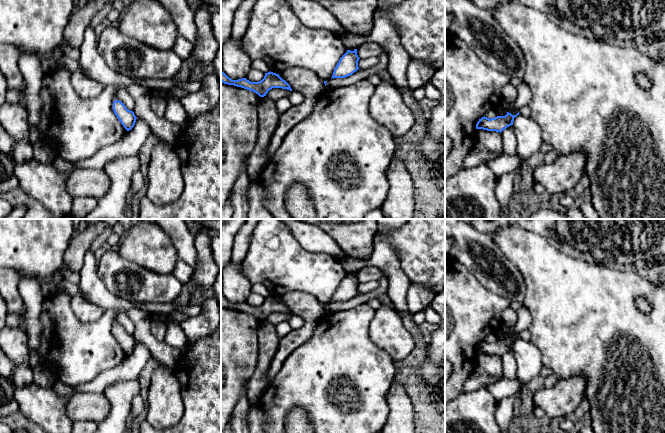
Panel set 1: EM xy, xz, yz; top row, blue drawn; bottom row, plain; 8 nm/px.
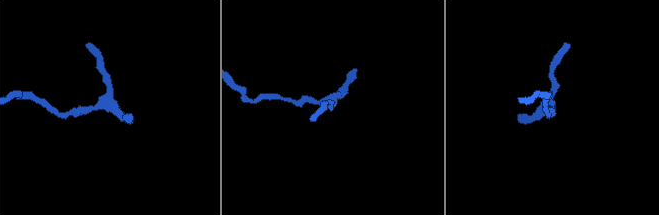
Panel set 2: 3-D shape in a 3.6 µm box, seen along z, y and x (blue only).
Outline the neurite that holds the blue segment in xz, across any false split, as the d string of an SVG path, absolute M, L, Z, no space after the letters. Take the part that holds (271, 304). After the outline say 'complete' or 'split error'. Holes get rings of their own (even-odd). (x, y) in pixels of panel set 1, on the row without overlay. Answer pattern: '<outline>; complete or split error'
M221 295L221 306L228 309L234 309L255 316L260 321L266 320L272 312L282 312L292 315L290 309L283 304L279 298L268 296L259 306L251 306L246 302L232 304L224 296Z; complete

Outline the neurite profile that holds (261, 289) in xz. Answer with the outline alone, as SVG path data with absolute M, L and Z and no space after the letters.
M260 283L252 284L251 292L255 294L259 294L264 297L268 297L271 295L267 286L265 284L260 284Z

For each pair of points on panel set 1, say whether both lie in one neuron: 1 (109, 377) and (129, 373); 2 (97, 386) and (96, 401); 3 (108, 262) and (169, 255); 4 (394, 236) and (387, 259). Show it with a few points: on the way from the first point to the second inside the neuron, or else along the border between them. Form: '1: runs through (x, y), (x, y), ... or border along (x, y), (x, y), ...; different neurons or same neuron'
1: runs through (114, 374), (124, 373); same neuron
2: border along (76, 391), (103, 393); different neurons
3: border along (116, 249), (123, 257), (149, 270); different neurons
4: border along (382, 229), (382, 235), (394, 248), (401, 266); different neurons

